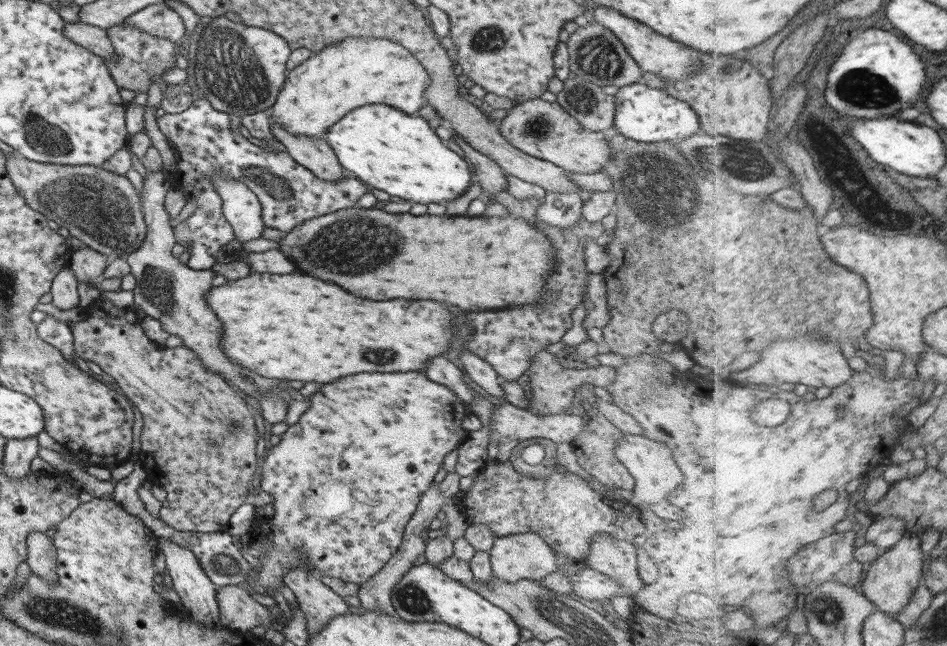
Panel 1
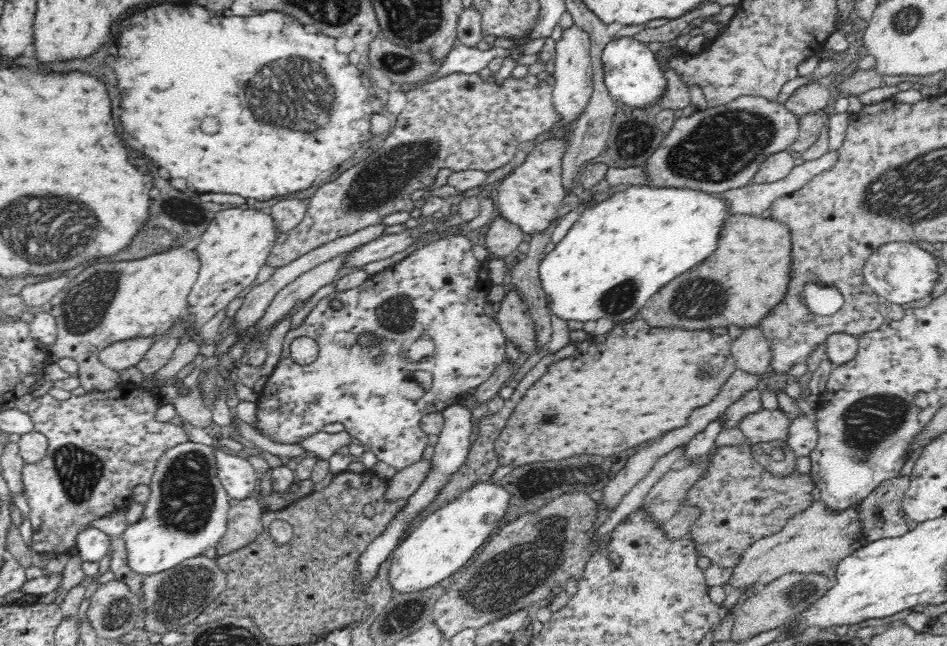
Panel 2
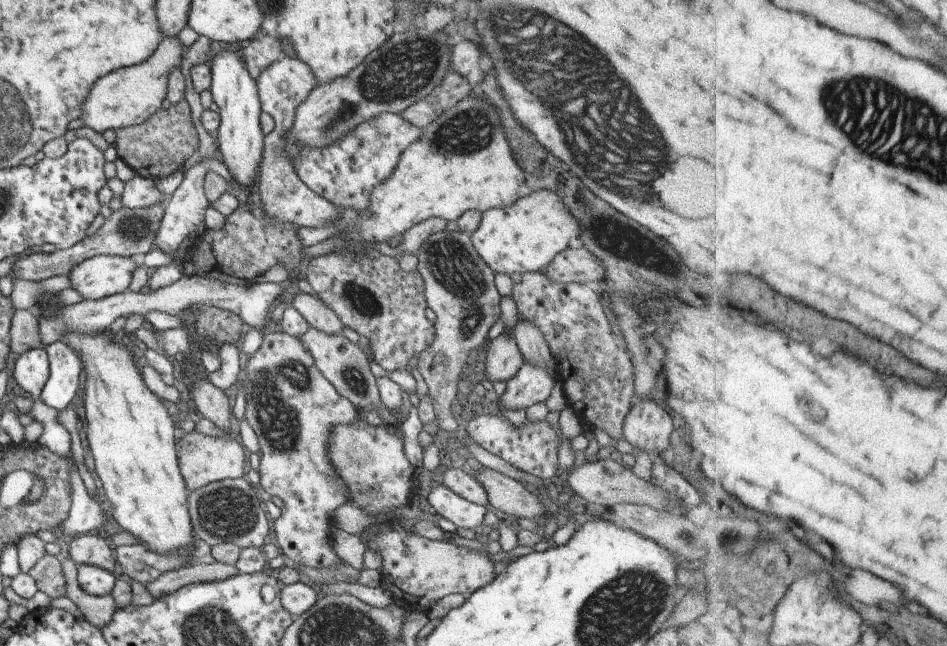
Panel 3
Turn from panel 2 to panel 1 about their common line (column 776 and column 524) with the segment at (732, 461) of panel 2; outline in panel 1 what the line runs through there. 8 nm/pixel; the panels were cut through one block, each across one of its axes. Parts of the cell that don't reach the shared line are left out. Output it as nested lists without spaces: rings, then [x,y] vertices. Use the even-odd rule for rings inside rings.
[[[489,460],[473,480],[473,486],[459,505],[472,525],[484,524],[496,537],[534,532],[552,547],[561,561],[586,561],[590,541],[596,535],[610,534],[615,539],[632,541],[646,530],[638,508],[601,496],[585,480],[570,472],[556,472],[546,480],[538,480],[518,474],[510,461]]]

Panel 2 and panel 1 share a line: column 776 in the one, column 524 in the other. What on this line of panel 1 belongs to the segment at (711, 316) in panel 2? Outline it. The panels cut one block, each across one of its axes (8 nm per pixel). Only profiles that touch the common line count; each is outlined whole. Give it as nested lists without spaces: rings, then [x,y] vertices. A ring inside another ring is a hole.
[[[354,206],[304,221],[302,224],[296,225],[289,233],[285,233],[278,242],[279,252],[290,258],[290,261],[295,264],[299,272],[300,270],[304,270],[304,274],[308,274],[308,276],[314,276],[314,278],[320,278],[320,280],[326,280],[326,282],[334,282],[334,284],[342,286],[344,290],[348,290],[354,296],[362,296],[362,298],[370,298],[370,300],[424,298],[424,300],[448,302],[448,304],[460,306],[462,310],[476,312],[476,310],[496,310],[496,308],[508,308],[508,306],[520,306],[520,304],[534,304],[542,296],[542,286],[544,286],[542,274],[552,270],[552,262],[550,262],[552,245],[548,240],[549,238],[544,236],[542,231],[522,218],[512,218],[510,216],[471,217],[468,214],[430,216],[428,213],[422,216],[412,216],[410,213],[388,214],[388,212],[383,211],[380,207],[362,208]]]

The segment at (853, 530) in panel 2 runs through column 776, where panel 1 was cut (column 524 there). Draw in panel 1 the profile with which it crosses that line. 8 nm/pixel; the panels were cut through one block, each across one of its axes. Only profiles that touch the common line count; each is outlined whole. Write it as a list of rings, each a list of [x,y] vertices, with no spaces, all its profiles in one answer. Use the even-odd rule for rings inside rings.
[[[512,534],[495,537],[494,544],[489,550],[493,576],[506,582],[516,583],[523,578],[540,581],[559,568],[561,562],[551,546],[538,534]]]

